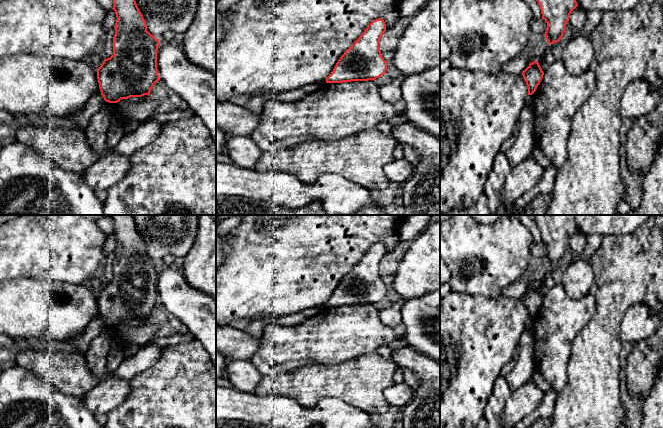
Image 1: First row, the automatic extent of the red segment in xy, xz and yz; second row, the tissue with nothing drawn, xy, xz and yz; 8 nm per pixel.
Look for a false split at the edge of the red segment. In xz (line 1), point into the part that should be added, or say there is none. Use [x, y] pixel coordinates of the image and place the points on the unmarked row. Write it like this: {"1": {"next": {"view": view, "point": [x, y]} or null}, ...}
{"1": {"next": null}}

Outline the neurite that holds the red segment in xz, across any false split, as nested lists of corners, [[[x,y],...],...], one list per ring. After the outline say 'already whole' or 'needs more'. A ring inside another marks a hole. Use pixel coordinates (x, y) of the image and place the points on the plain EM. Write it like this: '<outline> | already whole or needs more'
[[[382,242],[373,244],[340,281],[326,307],[373,305],[384,299],[388,287],[382,281],[379,265],[385,255],[386,248]]] | already whole

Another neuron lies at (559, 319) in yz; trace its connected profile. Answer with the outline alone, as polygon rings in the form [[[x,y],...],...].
[[[560,283],[548,290],[532,318],[534,365],[558,393],[568,381],[572,343],[595,311],[595,295],[571,299]]]

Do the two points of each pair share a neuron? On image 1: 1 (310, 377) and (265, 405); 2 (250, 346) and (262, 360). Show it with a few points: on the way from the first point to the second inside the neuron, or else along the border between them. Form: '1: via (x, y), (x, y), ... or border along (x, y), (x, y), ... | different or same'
1: border along (257, 395), (283, 395), (294, 399), (302, 406) | different
2: border along (262, 338), (262, 344), (250, 360) | different

